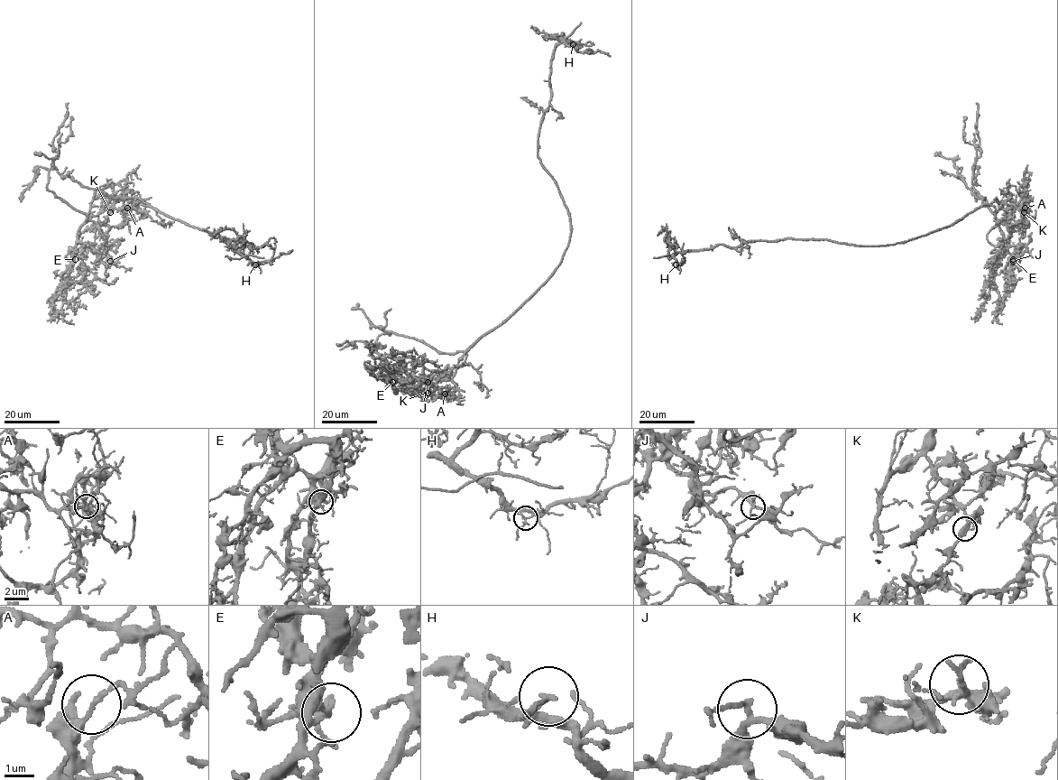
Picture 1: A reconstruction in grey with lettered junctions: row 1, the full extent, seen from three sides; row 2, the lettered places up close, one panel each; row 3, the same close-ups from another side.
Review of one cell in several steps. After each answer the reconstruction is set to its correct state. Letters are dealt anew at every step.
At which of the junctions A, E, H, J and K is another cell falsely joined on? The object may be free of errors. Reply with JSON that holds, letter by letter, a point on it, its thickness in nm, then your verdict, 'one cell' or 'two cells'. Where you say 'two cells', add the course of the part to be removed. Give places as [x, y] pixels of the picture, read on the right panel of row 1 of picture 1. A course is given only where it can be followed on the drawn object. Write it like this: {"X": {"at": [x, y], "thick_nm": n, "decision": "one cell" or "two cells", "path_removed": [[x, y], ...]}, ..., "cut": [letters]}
{"A": {"at": [1025, 208], "thick_nm": 140, "decision": "two cells", "path_removed": [[1025, 208], [993, 201], [950, 226], [893, 245], [749, 241], [679, 251], [674, 256], [679, 264], [687, 250]]}, "E": {"at": [1013, 259], "thick_nm": 180, "decision": "one cell"}, "H": {"at": [676, 264], "thick_nm": 150, "decision": "one cell"}, "J": {"at": [1013, 261], "thick_nm": 180, "decision": "one cell"}, "K": {"at": [1024, 212], "thick_nm": 130, "decision": "one cell"}, "cut": ["A"]}

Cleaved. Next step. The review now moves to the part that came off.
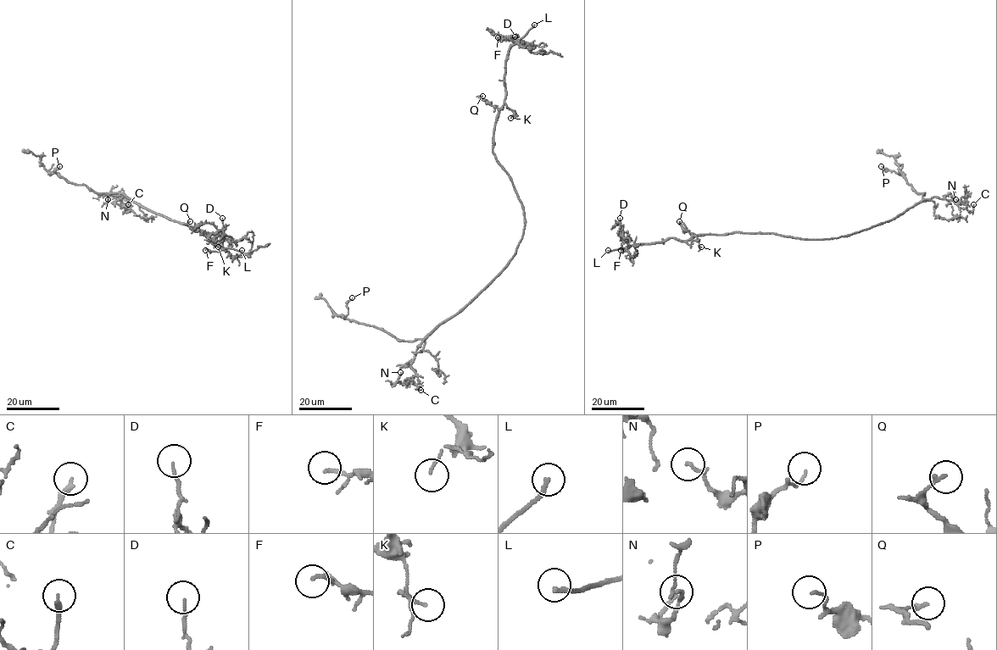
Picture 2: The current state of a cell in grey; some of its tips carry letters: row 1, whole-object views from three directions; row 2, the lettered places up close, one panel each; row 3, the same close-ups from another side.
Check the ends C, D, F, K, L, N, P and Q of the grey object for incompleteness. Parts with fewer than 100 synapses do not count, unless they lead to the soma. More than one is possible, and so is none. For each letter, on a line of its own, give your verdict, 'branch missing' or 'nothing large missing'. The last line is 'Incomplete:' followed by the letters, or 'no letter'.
C: nothing large missing
D: nothing large missing
F: nothing large missing
K: nothing large missing
L: branch missing
N: nothing large missing
P: nothing large missing
Q: nothing large missing
Incomplete: L

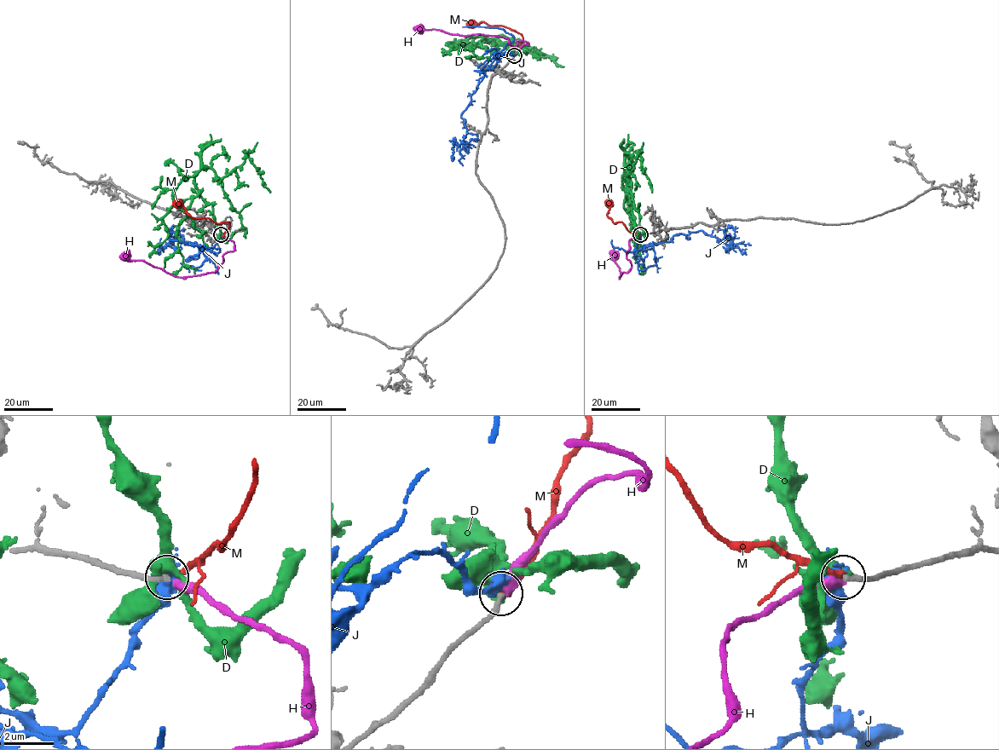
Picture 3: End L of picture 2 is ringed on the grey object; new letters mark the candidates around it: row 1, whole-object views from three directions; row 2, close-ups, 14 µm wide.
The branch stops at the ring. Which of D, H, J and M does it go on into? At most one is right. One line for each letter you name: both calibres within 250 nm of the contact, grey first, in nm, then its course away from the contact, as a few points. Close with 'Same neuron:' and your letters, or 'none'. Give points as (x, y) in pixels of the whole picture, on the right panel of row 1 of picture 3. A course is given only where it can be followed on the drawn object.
M: 220 nm thick on the grey side, 280 nm on the other; it runs (641, 235), (630, 232), (620, 222), (614, 223), (607, 216), (608, 204)
Same neuron: M

